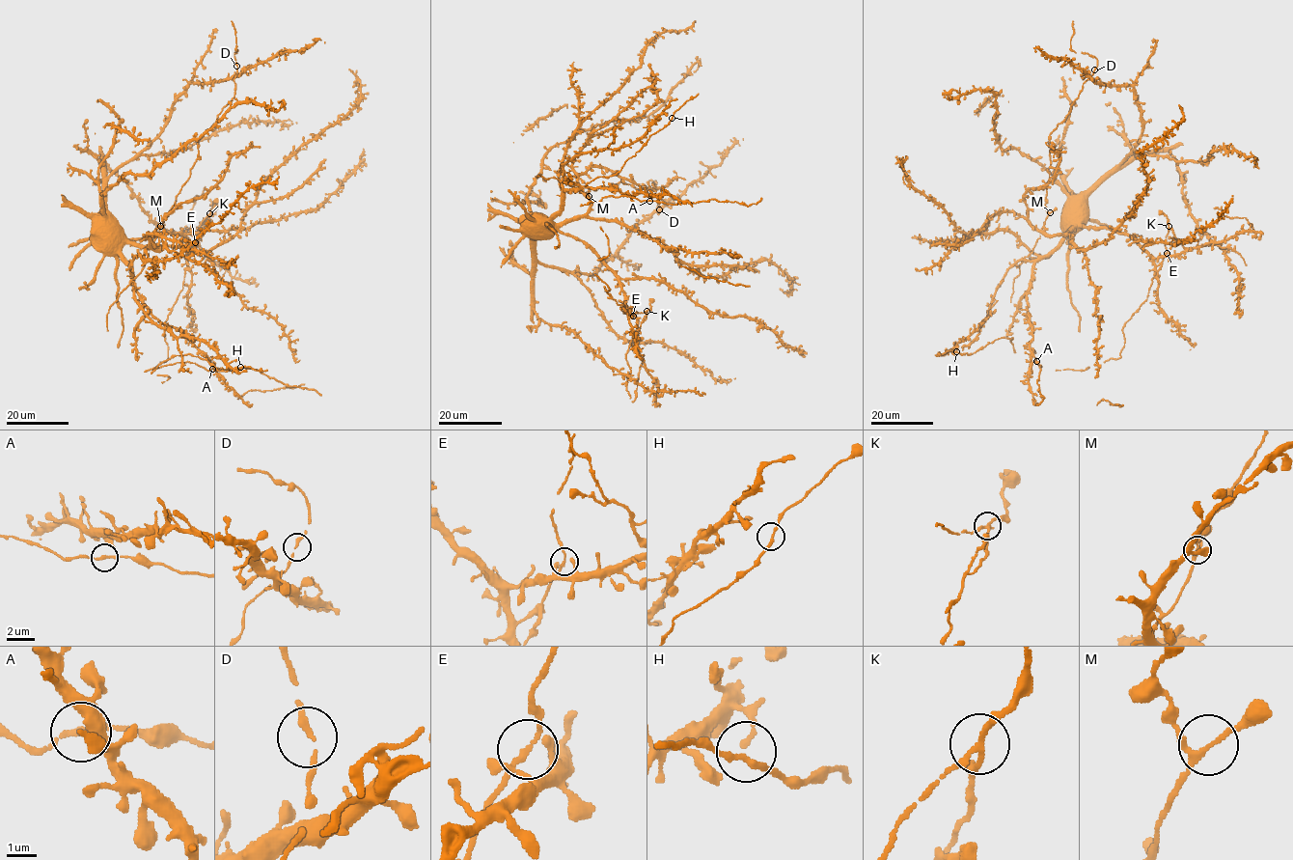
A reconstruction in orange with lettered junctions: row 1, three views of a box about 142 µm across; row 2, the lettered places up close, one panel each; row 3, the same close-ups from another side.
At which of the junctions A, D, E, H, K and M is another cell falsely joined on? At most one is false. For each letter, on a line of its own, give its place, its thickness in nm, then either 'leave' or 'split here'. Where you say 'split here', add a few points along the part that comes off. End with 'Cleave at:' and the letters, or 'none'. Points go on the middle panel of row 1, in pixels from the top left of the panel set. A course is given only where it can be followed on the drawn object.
A: (649, 201) | 190 nm | leave
D: (659, 209) | 170 nm | leave
E: (633, 316) | 130 nm | leave
H: (672, 118) | 180 nm | leave
K: (646, 311) | 170 nm | split here
M: (589, 196) | 170 nm | leave
Cleave at: K

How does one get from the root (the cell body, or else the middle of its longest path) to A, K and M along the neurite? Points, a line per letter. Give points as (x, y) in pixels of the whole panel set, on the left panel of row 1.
A: (108, 232), (115, 250), (129, 265), (144, 305), (161, 322), (178, 328), (212, 369)
K: (108, 232), (117, 229), (128, 238), (178, 233), (188, 251), (199, 243), (197, 235), (209, 213)
M: (108, 232), (113, 229), (126, 241), (161, 249), (156, 249), (152, 240), (160, 227)

